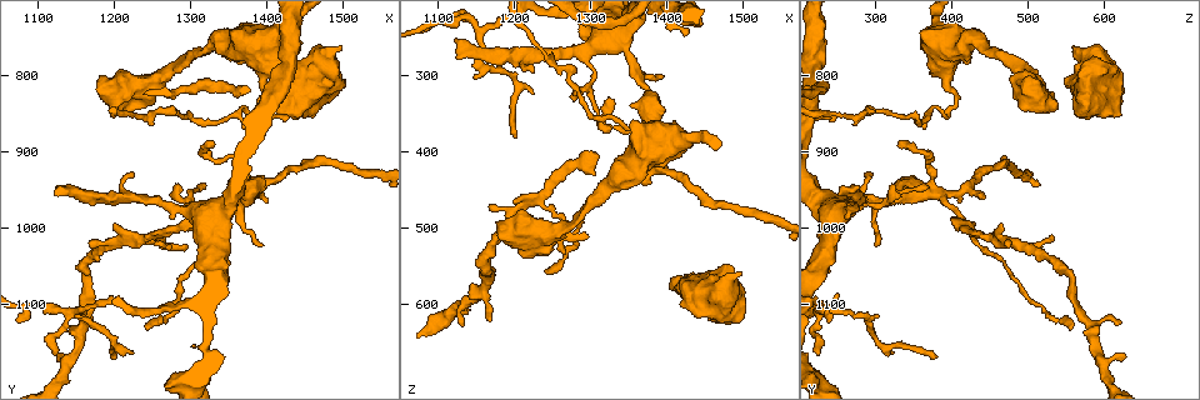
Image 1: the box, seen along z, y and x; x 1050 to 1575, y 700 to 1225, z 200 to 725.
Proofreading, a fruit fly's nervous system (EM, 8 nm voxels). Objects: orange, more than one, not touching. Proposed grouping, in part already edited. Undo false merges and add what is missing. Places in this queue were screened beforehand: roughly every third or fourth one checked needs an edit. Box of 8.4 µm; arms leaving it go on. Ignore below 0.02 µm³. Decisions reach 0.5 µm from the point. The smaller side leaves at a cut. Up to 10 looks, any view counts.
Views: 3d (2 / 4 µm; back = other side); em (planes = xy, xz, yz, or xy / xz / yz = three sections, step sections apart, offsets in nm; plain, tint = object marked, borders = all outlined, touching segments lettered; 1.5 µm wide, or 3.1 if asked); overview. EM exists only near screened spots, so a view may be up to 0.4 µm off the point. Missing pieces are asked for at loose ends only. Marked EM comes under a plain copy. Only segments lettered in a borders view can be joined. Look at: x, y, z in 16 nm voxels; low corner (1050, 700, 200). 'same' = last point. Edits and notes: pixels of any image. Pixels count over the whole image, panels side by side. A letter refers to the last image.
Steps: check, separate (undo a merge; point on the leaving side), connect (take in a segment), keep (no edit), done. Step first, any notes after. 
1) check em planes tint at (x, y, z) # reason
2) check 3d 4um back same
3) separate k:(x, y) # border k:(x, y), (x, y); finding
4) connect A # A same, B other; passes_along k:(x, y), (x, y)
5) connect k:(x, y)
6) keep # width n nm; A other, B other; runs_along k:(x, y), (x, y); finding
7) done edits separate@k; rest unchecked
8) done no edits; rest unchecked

check 3d 4um at (1405, 840, 580) # thick end

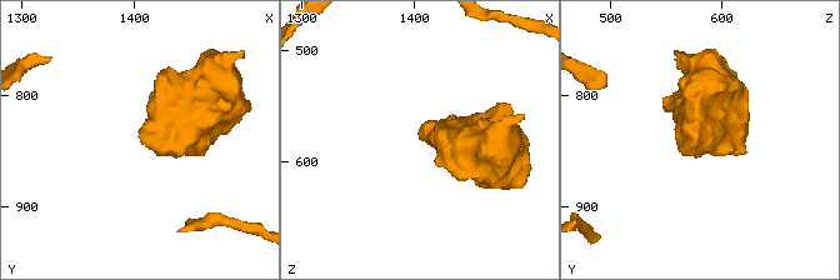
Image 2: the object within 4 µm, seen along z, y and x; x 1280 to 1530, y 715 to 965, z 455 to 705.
check em xy step 8 borders at (1406, 844, 578)

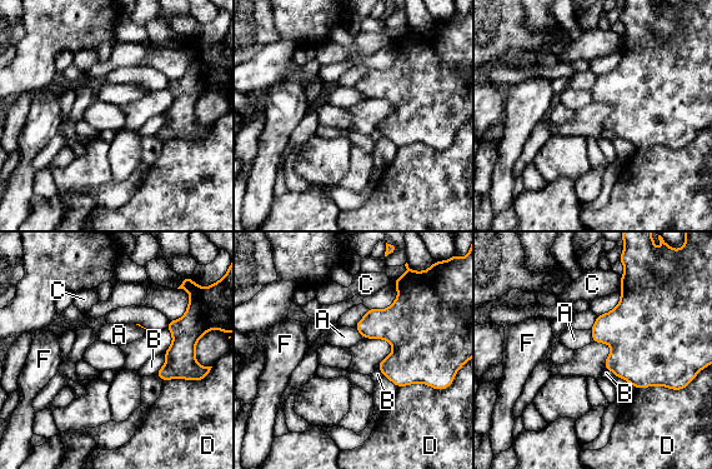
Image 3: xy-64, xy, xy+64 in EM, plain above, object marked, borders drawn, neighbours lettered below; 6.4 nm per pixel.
check em yz step 4 borders same

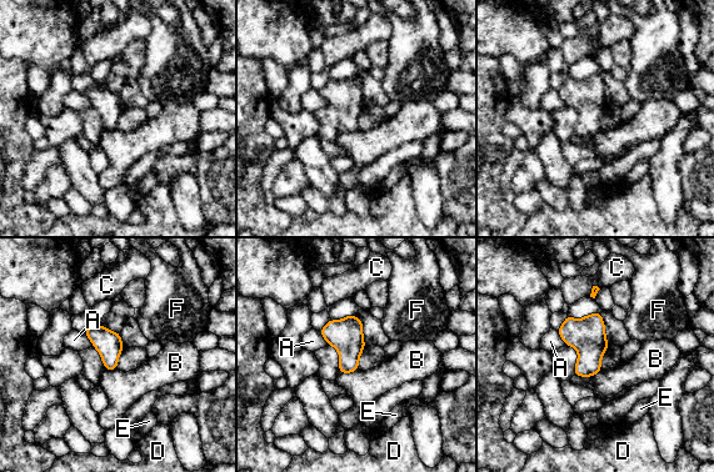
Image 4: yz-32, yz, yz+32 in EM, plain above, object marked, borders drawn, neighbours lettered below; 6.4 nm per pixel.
keep # A other, B other, C other, D other, E other, F other; none of them fits

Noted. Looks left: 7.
check em planes borders at (1355, 960, 290) # calibre changes

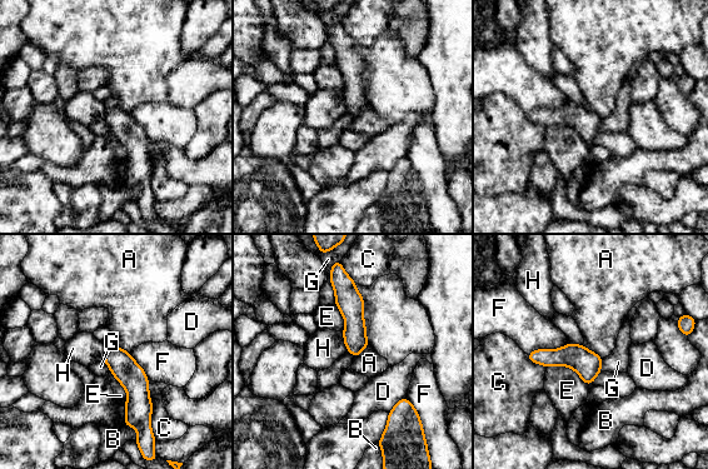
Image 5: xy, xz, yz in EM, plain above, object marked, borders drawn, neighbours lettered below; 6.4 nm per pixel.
keep # A other, B other, C other, D other, E other, F other, G other, H other; border 5:(547, 367), (568, 365), (588, 385); continuous, no second neuron

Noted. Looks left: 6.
check em planes borders at (1120, 955, 255) # free end

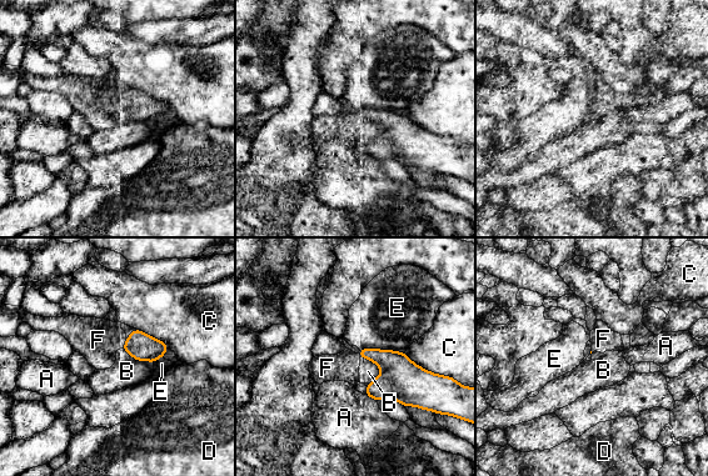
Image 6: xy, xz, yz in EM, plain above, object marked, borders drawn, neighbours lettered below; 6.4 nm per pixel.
connect F # A other, B other, C other, D other, E other, F same; it goes on there

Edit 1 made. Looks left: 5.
check em planes borders at (1305, 985, 400) # branch stops here

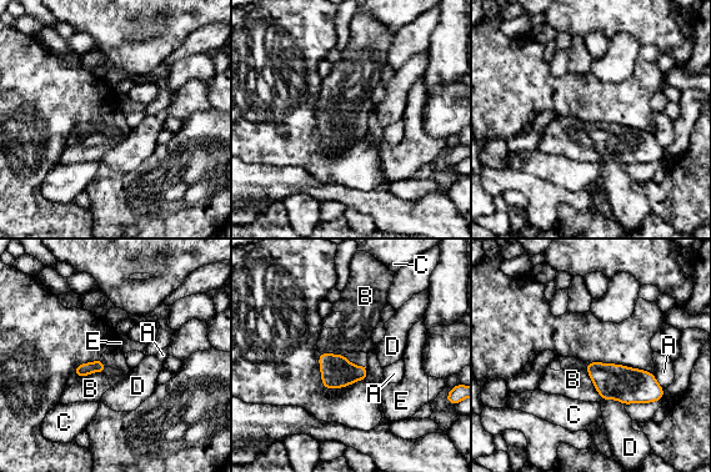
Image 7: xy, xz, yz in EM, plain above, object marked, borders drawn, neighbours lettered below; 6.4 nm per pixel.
connect B # A other, B same, C other, D other, E other; passes_along 7:(83, 370), (90, 372), (90, 388); it goes on there

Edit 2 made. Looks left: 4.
done edits connect@6, connect@7; rest unchecked

